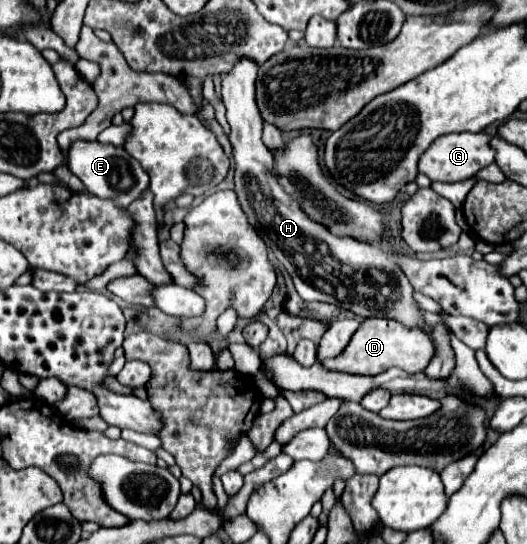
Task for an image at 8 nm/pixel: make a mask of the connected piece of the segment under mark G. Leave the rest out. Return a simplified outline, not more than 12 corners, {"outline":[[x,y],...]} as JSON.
{"outline":[[450,133],[420,157],[432,181],[464,181],[494,161],[492,135]]}

